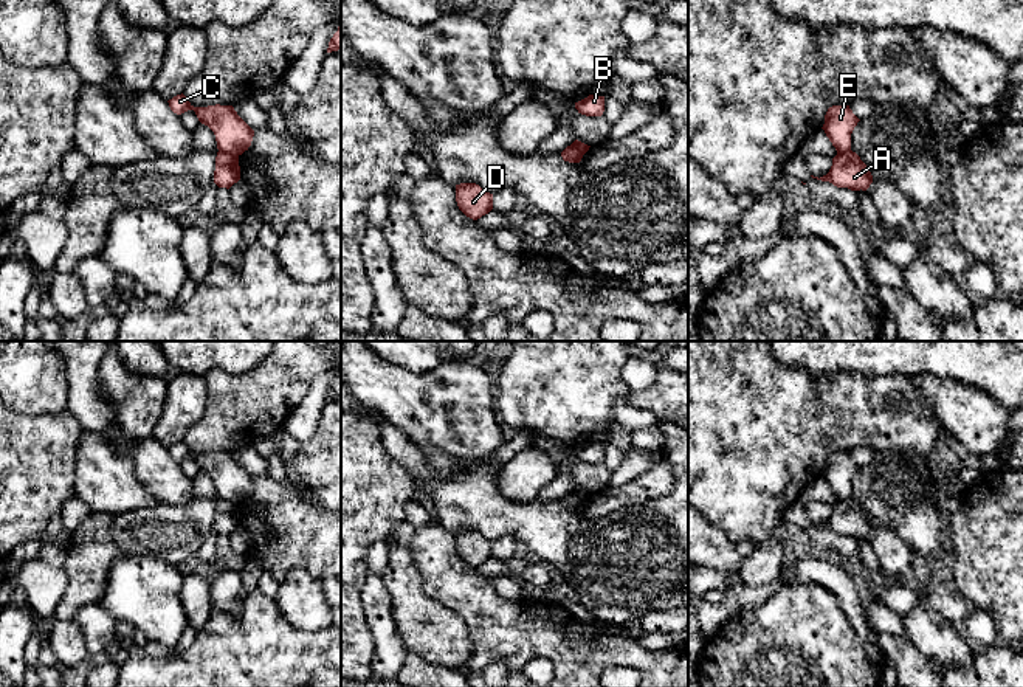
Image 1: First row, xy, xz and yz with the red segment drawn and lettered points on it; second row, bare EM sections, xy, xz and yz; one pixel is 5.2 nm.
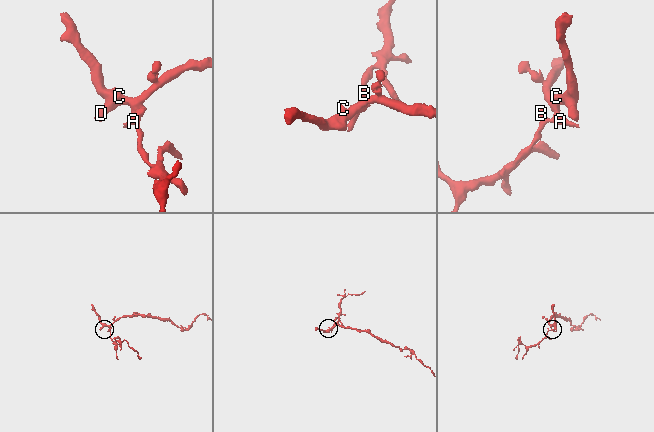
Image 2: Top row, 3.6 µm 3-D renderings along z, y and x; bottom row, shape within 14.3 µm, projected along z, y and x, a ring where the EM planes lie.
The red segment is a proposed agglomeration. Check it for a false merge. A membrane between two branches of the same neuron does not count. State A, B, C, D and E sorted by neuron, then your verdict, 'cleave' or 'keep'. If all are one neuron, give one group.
A B / C D E; cleave

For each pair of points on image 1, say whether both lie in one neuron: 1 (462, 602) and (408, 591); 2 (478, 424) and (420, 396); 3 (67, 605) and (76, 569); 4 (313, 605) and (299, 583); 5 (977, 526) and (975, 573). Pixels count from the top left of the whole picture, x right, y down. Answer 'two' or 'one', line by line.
1: two
2: one
3: one
4: one
5: one

